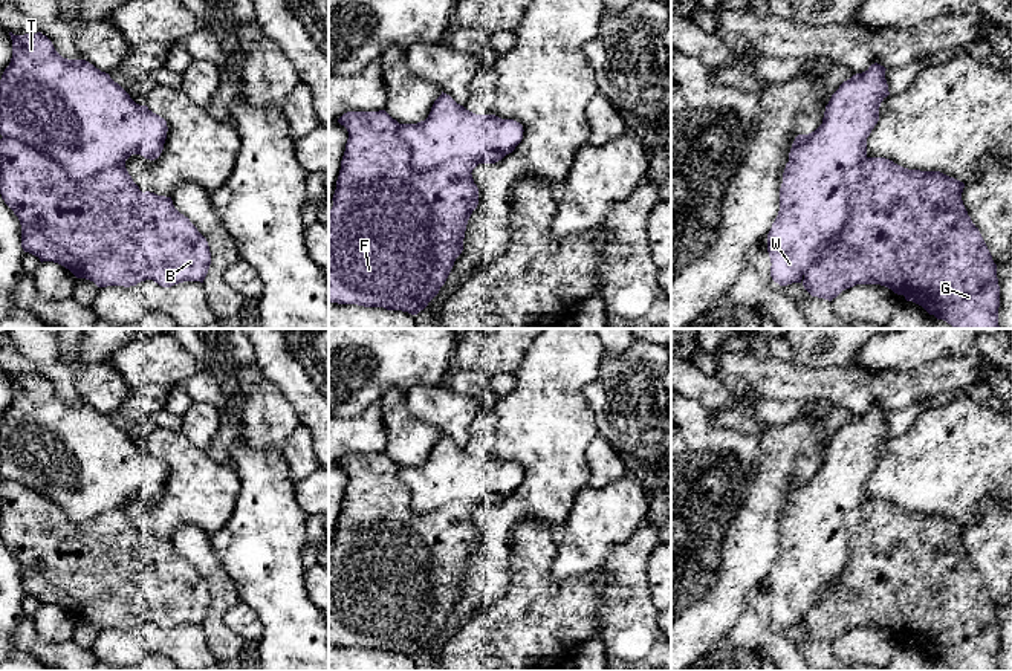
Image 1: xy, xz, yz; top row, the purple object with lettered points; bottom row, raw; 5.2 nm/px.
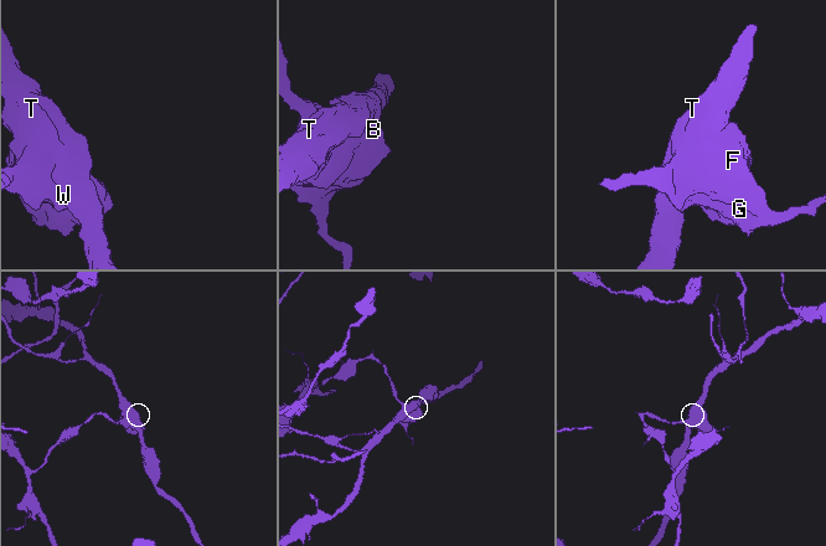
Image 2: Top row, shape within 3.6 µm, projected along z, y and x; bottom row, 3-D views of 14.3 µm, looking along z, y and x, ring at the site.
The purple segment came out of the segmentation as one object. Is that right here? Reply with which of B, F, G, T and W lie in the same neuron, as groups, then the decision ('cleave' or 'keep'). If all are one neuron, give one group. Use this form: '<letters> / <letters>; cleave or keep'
B F G / T W; cleave

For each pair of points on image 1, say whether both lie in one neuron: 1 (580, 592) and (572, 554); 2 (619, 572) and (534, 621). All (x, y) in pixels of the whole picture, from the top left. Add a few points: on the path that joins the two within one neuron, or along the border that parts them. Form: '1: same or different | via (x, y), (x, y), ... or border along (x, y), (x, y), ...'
1: different | border along (555, 549), (554, 578), (593, 572)
2: different | border along (593, 572), (593, 587), (600, 595), (598, 622)

